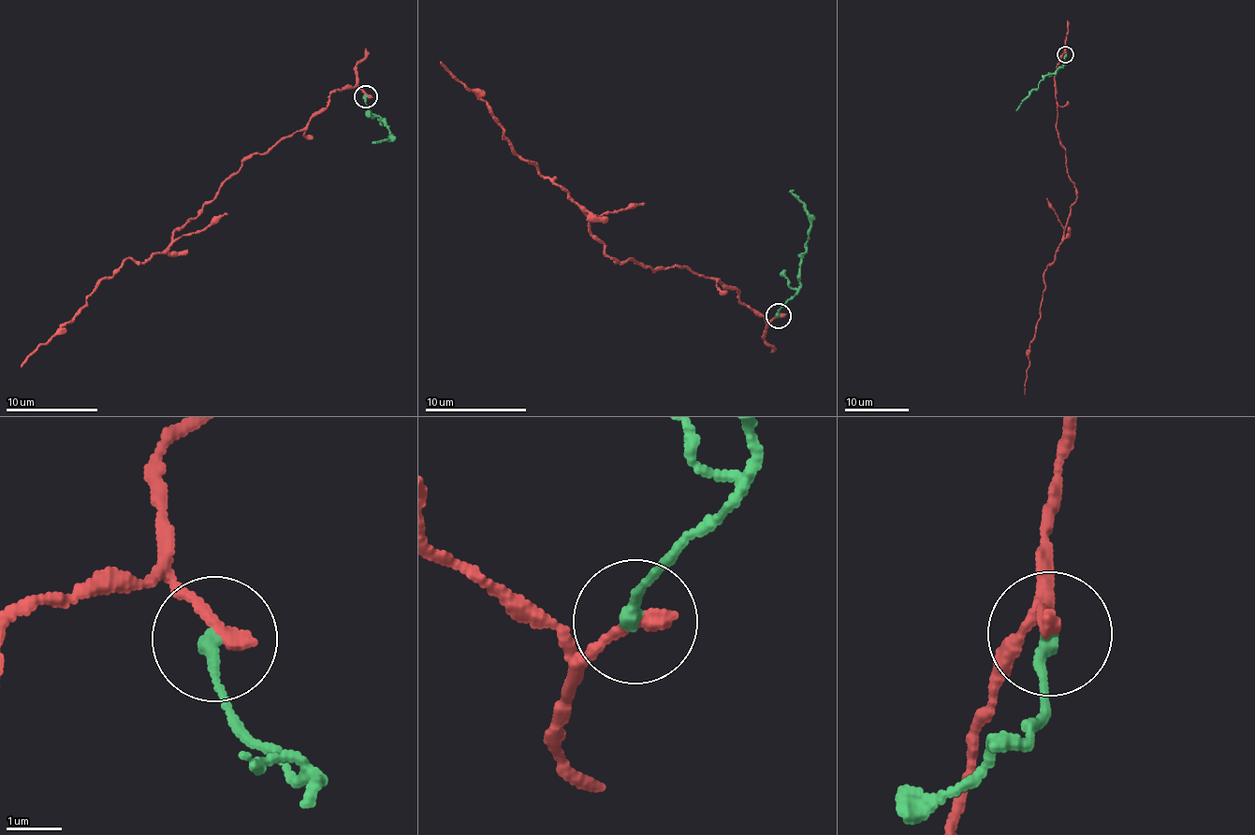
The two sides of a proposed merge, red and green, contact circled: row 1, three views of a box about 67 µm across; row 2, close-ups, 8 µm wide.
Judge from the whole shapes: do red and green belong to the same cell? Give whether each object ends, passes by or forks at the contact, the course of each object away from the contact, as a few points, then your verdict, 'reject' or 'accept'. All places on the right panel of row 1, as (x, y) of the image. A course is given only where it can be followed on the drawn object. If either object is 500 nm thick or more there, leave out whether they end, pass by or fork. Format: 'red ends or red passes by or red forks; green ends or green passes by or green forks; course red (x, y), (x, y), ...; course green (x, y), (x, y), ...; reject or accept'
red ends; green ends; course red (1065, 54), (1063, 51), (1054, 76), (1056, 131), (1075, 200), (1064, 238), (1044, 269), (1024, 394); course green (1065, 54), (1065, 64), (1047, 76), (1017, 110); reject

